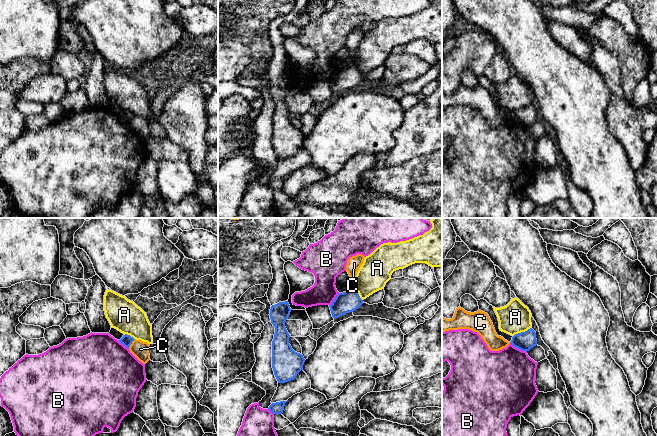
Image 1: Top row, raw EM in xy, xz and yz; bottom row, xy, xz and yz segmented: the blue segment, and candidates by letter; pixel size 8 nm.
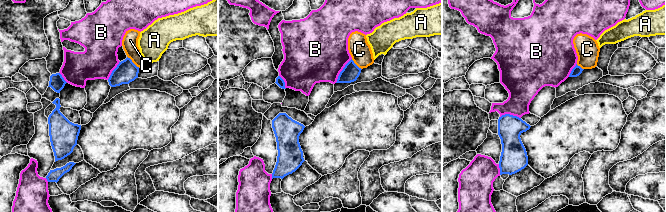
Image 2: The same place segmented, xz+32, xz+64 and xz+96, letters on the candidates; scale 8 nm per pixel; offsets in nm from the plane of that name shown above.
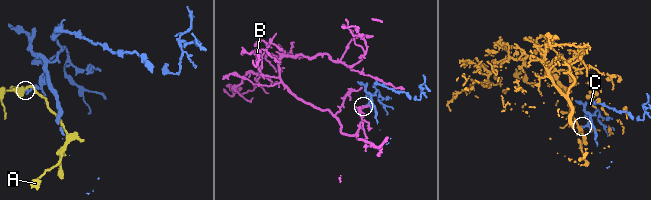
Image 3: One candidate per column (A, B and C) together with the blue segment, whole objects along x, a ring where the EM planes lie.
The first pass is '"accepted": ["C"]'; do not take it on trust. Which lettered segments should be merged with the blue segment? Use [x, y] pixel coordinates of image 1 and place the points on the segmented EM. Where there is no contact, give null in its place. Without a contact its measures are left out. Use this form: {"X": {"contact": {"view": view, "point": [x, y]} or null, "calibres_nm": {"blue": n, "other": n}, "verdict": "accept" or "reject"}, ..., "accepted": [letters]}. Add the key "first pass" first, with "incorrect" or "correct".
{"first pass": "incorrect", "A": {"contact": {"view": "yz", "point": [522, 332]}, "calibres_nm": {"blue": 150, "other": 240}, "verdict": "reject"}, "B": {"contact": {"view": "yz", "point": [518, 348]}, "calibres_nm": {"blue": 150, "other": 460}, "verdict": "reject"}, "C": {"contact": {"view": "xy", "point": [131, 343]}, "calibres_nm": {"blue": 90, "other": 140}, "verdict": "reject"}, "accepted": []}

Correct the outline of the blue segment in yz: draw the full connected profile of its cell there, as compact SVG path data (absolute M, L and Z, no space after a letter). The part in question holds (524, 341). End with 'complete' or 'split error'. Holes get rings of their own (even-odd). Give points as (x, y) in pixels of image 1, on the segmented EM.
M530 328L525 332L515 334L510 343L514 347L527 352L537 345L536 332Z; complete

